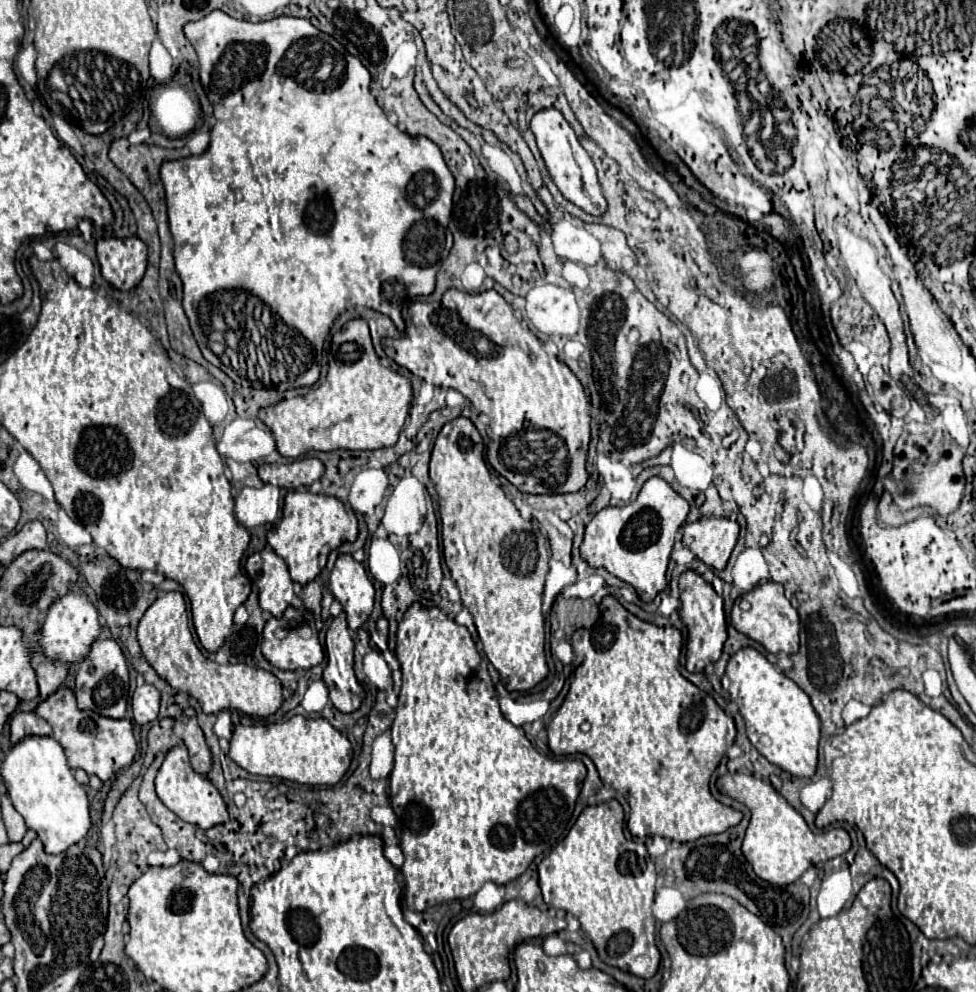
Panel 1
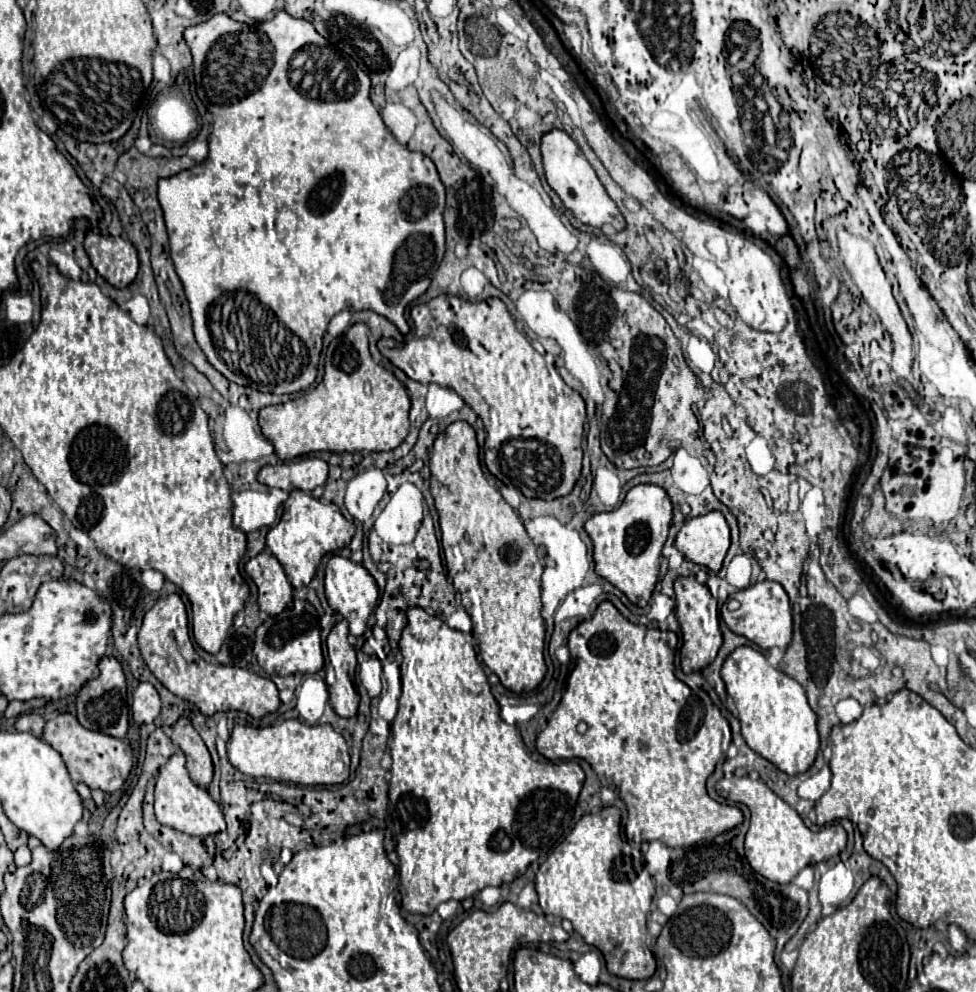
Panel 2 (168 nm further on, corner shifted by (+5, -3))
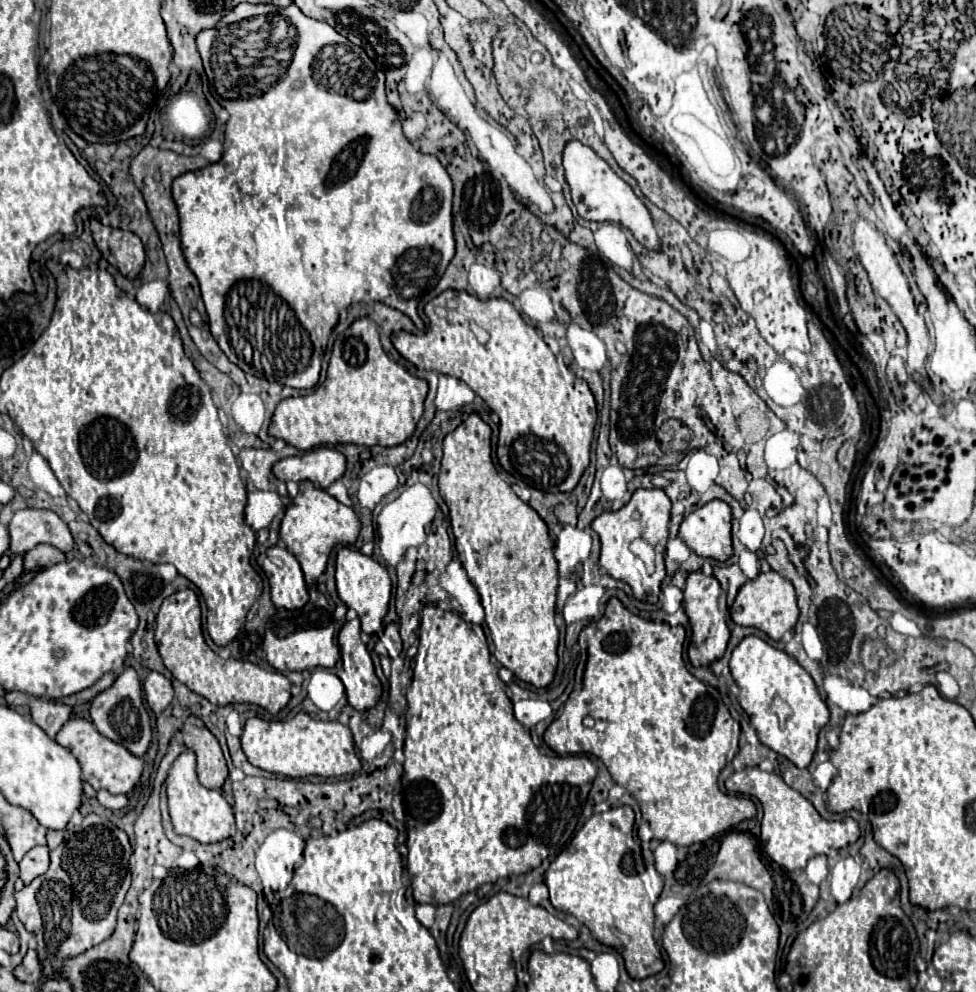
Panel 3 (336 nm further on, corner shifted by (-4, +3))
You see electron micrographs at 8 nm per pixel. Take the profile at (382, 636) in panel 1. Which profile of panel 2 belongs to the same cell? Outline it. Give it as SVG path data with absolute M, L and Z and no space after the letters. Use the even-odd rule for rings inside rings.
M375 625L371 628L372 635L367 638L367 643L371 646L374 651L374 655L384 660L390 652L390 645L385 629Z

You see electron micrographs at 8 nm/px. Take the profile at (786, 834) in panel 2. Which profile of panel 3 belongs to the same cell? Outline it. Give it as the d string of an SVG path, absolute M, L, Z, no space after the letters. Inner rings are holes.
M744 768L734 772L726 780L726 790L732 794L754 796L762 802L764 820L762 820L762 836L760 842L766 854L786 870L804 868L806 860L818 854L828 854L830 850L840 850L848 844L854 844L860 838L860 826L854 818L845 816L838 820L824 820L818 810L808 802L800 792L786 786L782 776L774 772L762 772L760 768Z

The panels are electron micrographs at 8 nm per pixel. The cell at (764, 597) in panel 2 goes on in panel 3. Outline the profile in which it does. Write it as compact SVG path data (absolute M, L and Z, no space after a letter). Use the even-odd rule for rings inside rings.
M774 570L760 572L754 580L748 580L738 590L738 596L730 608L730 614L736 624L754 626L754 628L766 632L772 640L780 640L784 636L784 632L792 630L796 626L796 620L798 620L794 586Z

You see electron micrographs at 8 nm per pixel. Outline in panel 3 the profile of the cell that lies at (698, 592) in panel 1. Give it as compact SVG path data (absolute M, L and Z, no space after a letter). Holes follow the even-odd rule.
M692 572L684 588L684 610L686 610L686 616L690 618L690 630L692 630L688 660L692 662L692 666L710 666L710 662L716 662L726 652L730 638L730 629L726 624L726 614L729 613L726 592L722 590L720 582L714 576Z

